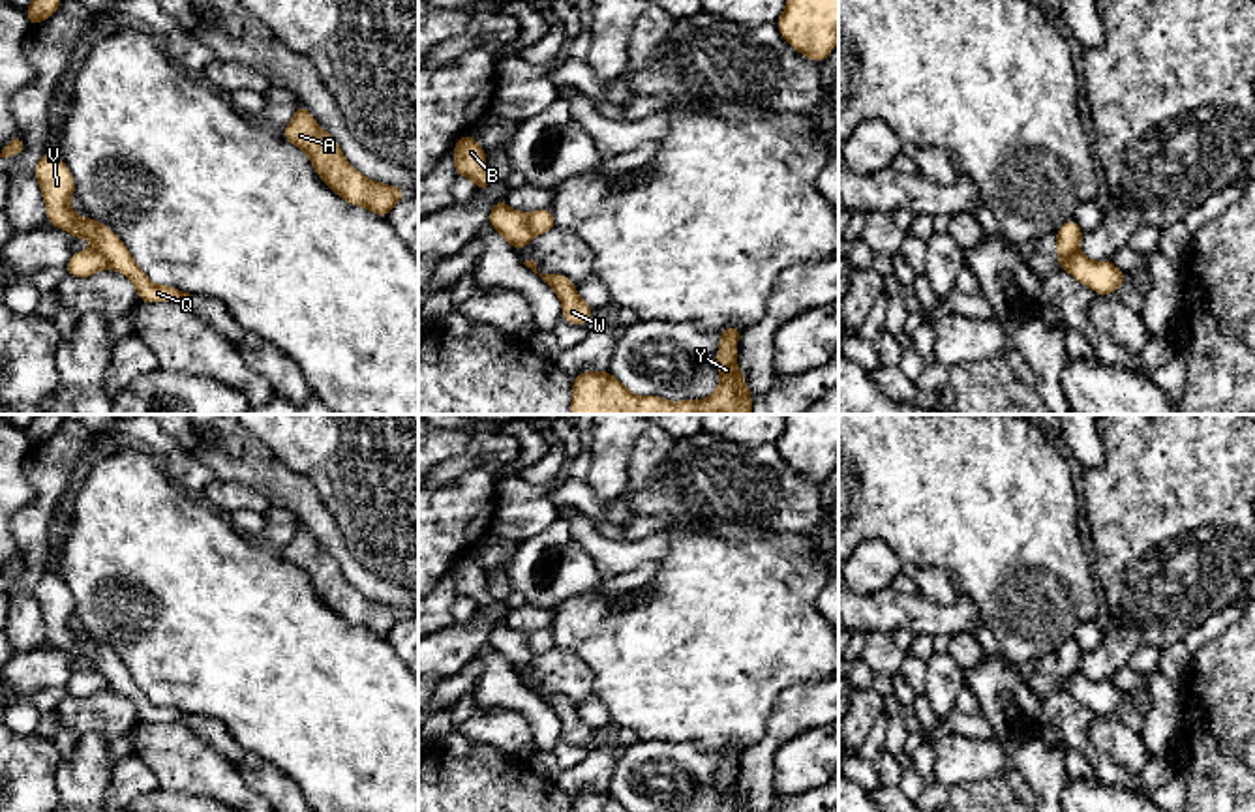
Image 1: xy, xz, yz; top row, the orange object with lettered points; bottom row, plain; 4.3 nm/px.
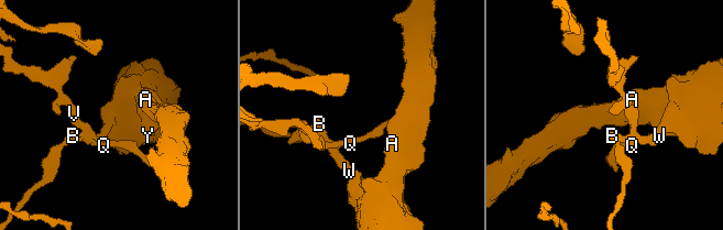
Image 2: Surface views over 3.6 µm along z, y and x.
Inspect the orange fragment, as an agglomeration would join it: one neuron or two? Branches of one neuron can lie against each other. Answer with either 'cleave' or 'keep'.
cleave

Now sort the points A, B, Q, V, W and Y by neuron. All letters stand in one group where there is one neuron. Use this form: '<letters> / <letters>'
A B W Y / Q V

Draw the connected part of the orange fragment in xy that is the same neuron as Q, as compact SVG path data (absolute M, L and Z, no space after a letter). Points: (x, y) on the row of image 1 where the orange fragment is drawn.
M47 150L39 158L34 174L45 201L47 223L68 231L73 238L88 238L94 249L105 257L109 268L133 281L139 300L158 304L180 302L193 296L176 287L152 283L111 227L88 216L81 219L79 212L69 208L69 199L75 195L75 182L71 171L58 154Z

